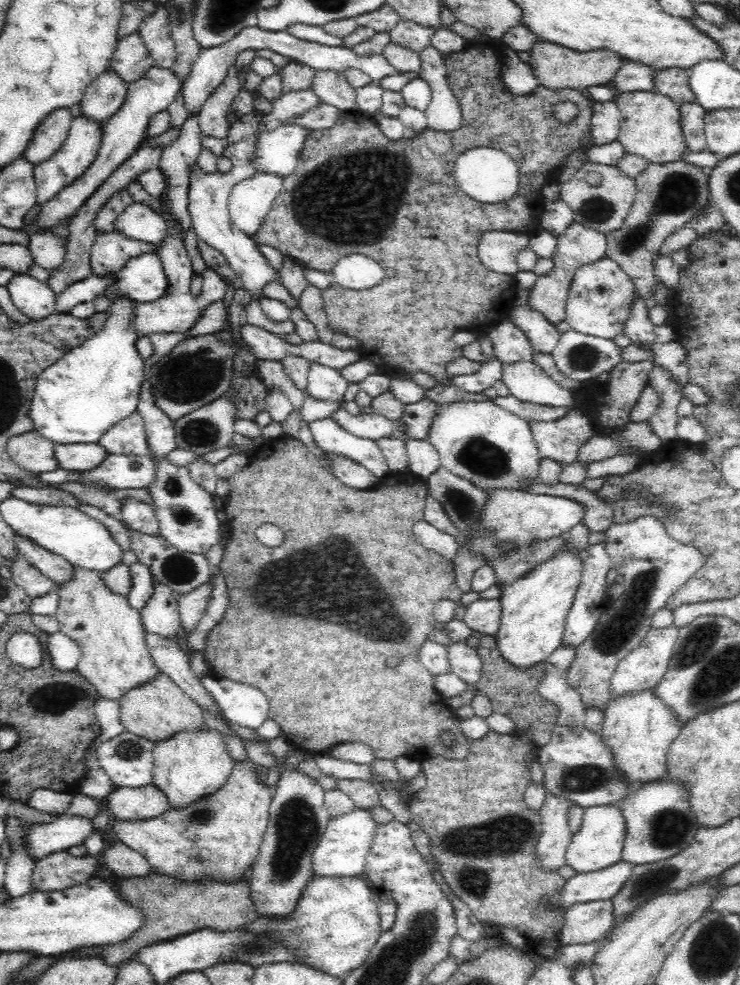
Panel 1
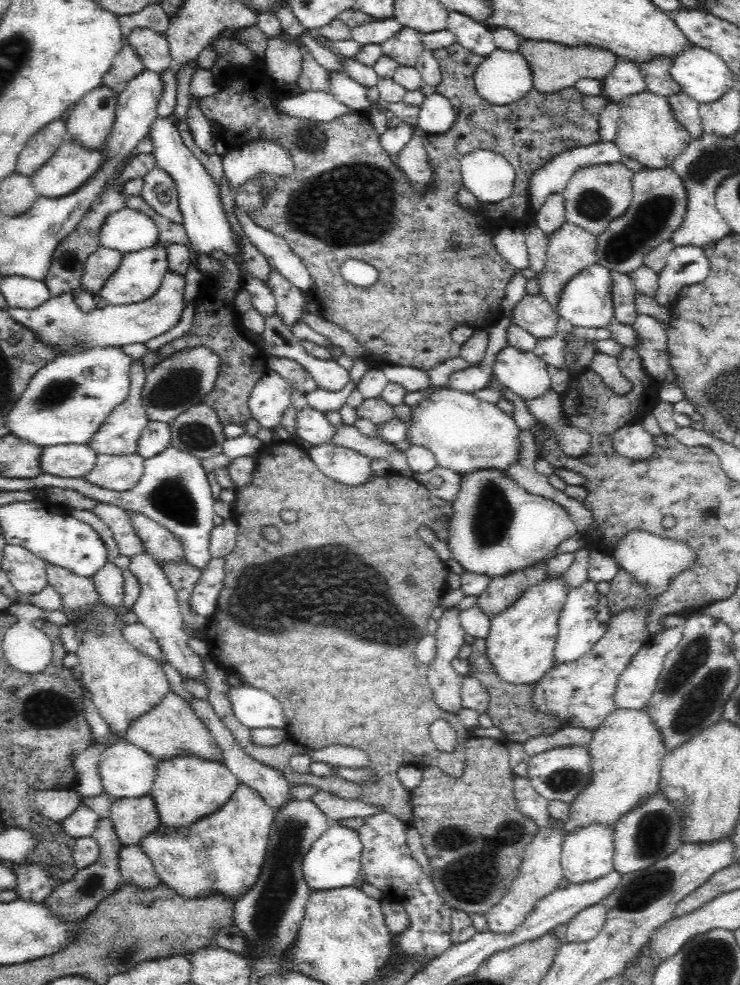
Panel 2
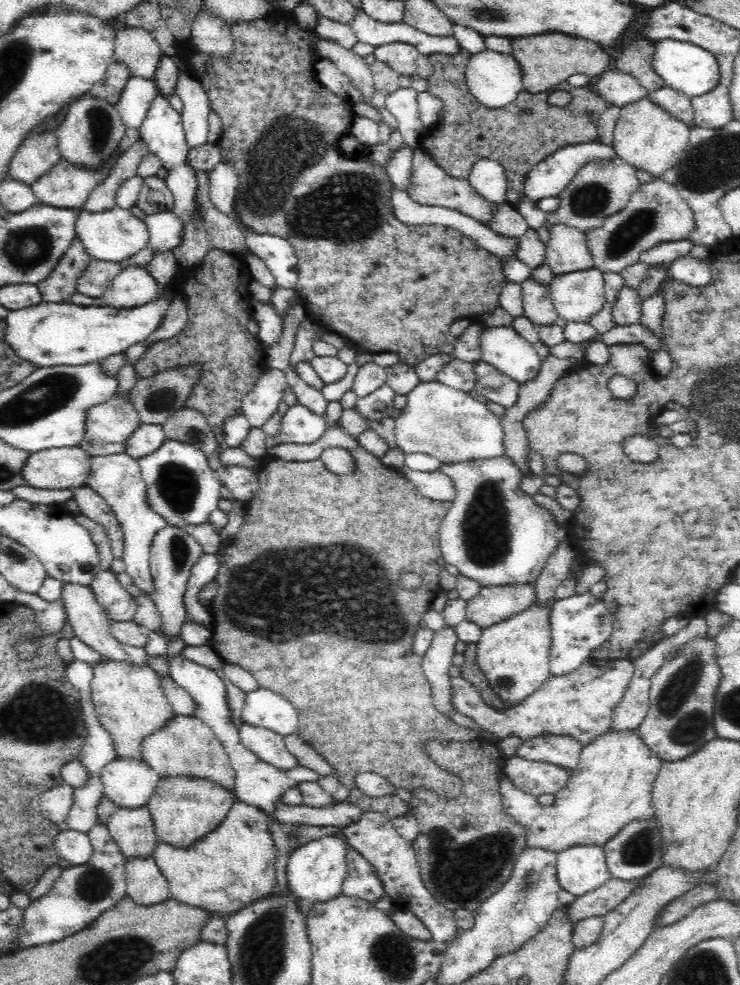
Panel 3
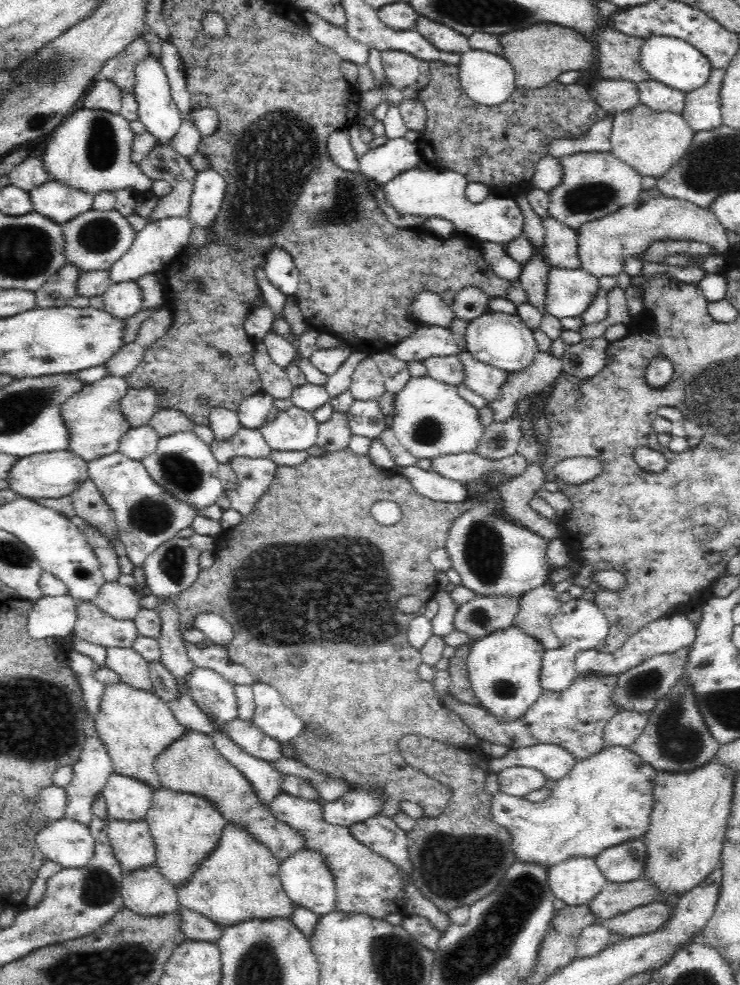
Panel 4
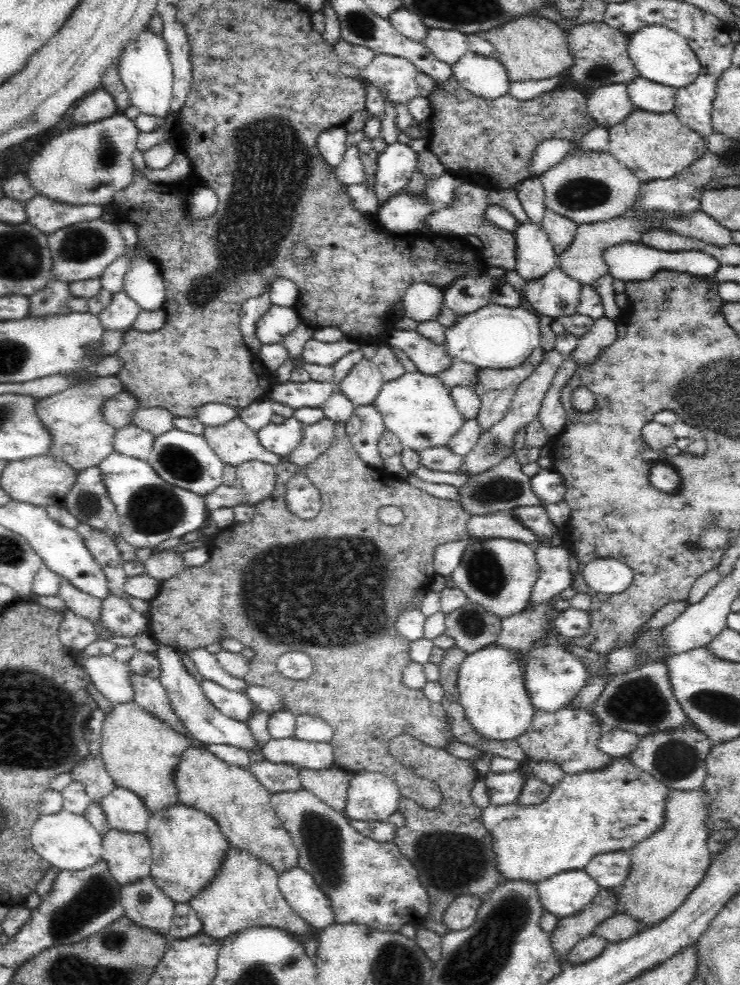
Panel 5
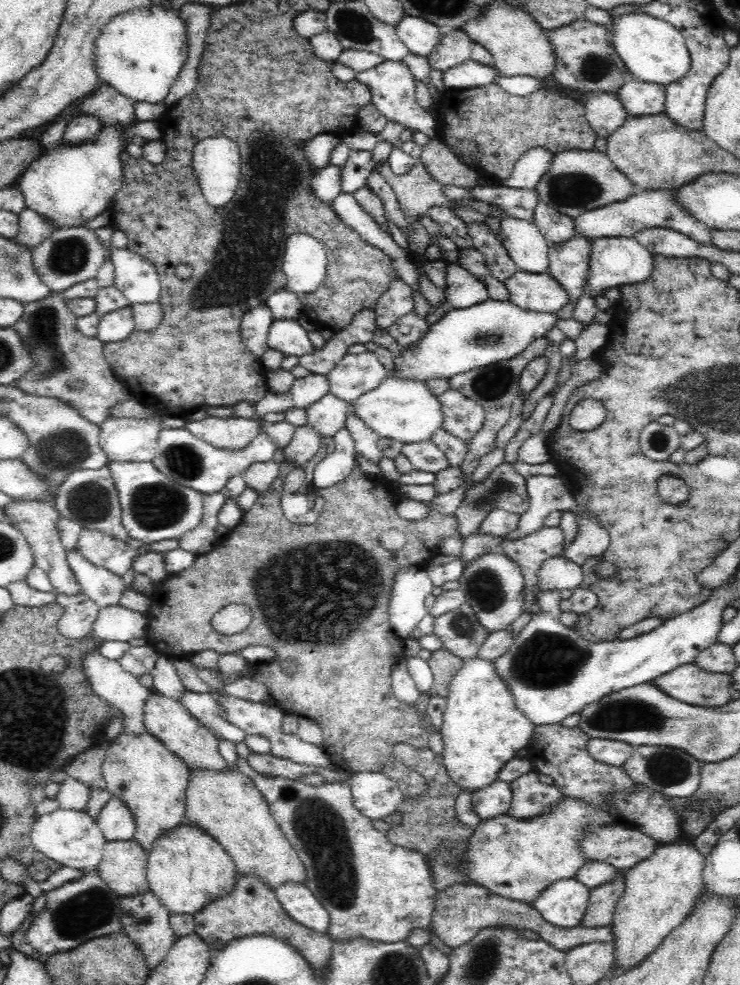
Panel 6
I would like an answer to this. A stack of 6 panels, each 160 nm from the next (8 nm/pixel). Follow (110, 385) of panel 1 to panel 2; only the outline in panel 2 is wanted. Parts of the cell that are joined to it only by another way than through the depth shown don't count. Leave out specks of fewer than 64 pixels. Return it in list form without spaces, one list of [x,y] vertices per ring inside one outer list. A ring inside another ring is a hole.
[[[98,346],[58,356],[40,368],[6,415],[12,435],[44,448],[62,444],[89,445],[100,425],[130,392],[134,359],[121,346]]]

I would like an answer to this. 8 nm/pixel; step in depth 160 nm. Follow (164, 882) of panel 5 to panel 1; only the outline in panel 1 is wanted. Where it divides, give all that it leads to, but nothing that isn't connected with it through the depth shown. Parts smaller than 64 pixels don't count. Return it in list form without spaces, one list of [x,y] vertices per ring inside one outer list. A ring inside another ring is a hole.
[[[204,726],[176,732],[174,736],[152,744],[152,784],[166,795],[170,808],[186,807],[203,796],[215,794],[226,783],[232,773],[233,760],[224,744],[224,737],[220,731]]]

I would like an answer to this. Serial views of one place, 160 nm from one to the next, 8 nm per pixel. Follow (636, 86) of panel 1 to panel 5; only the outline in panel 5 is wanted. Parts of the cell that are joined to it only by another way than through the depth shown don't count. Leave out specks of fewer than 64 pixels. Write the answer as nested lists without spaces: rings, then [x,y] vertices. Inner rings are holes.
[[[607,84],[597,88],[587,100],[590,116],[608,129],[626,118],[635,108],[627,84]]]

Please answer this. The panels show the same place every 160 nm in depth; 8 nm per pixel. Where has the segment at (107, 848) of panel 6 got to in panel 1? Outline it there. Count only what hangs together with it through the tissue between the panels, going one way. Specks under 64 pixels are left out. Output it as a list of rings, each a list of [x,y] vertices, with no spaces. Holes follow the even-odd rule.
[[[154,784],[139,788],[114,787],[106,798],[106,804],[110,813],[122,820],[154,818],[170,809],[166,795]]]

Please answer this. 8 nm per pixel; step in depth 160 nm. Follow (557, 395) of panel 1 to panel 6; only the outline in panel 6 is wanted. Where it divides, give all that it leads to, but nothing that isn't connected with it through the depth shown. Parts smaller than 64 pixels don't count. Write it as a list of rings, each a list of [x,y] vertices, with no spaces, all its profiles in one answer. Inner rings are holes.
[[[486,300],[472,308],[451,309],[437,324],[429,326],[428,334],[415,347],[406,347],[394,359],[394,370],[390,376],[398,379],[428,380],[428,378],[450,379],[452,376],[483,368],[498,362],[518,358],[538,338],[557,325],[555,315],[531,312],[510,302]]]

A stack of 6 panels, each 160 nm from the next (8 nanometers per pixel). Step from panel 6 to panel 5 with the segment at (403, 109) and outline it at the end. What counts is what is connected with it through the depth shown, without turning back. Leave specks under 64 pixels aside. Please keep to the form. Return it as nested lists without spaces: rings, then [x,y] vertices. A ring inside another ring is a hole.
[[[376,54],[372,62],[359,71],[359,77],[369,80],[392,104],[407,104],[419,94],[415,80],[417,70],[415,64],[403,56]]]

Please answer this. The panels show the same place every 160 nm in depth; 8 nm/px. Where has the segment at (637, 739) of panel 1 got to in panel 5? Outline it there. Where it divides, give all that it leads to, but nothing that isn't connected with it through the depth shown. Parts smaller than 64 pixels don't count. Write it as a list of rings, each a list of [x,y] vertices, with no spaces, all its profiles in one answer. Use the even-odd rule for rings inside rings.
[[[612,756],[598,771],[565,775],[541,804],[524,806],[518,802],[490,804],[482,811],[483,825],[494,842],[497,869],[503,879],[529,880],[539,883],[564,870],[582,870],[596,855],[612,851],[631,851],[665,822],[668,788],[652,775],[634,766],[628,756]]]

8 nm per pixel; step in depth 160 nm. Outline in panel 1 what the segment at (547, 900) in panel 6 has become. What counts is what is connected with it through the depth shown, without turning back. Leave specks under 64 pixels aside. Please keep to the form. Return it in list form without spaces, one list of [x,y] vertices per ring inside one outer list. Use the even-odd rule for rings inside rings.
[[[615,805],[586,808],[583,813],[582,826],[578,834],[572,836],[568,850],[566,850],[566,864],[578,873],[602,870],[618,862],[624,852],[627,831],[625,822],[622,812]]]

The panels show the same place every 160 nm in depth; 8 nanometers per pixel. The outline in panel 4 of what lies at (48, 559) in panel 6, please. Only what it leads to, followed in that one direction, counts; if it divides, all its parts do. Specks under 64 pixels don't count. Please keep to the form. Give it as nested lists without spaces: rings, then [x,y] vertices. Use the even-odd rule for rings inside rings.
[[[77,601],[78,618],[72,634],[104,647],[130,648],[139,637],[134,620],[116,620],[89,601]]]

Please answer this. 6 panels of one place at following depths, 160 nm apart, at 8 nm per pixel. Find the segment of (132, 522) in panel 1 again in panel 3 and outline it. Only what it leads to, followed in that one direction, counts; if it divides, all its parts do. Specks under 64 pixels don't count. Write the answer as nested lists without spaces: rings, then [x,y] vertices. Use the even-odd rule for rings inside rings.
[[[170,525],[162,526],[152,542],[150,542],[149,565],[154,577],[155,593],[153,594],[153,603],[161,614],[163,622],[163,632],[169,636],[178,636],[180,626],[186,620],[185,595],[186,584],[189,580],[192,566],[196,560],[202,556],[202,547],[200,544],[187,533],[183,528],[173,527]]]

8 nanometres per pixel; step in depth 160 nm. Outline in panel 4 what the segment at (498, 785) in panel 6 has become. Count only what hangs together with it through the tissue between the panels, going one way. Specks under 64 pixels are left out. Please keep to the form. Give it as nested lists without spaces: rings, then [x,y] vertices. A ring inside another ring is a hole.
[[[522,766],[505,768],[498,774],[499,791],[519,798],[526,797],[532,792],[551,787],[552,781],[546,778],[540,770]]]

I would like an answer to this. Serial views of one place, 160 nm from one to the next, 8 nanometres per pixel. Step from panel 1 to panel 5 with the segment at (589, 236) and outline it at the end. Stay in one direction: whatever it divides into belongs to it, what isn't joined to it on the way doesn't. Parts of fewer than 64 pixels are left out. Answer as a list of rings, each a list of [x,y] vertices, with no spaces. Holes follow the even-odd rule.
[[[546,209],[541,229],[550,239],[554,247],[554,252],[557,258],[559,258],[572,244],[576,234],[577,224],[568,218],[564,218],[564,216],[556,214],[550,209]]]

